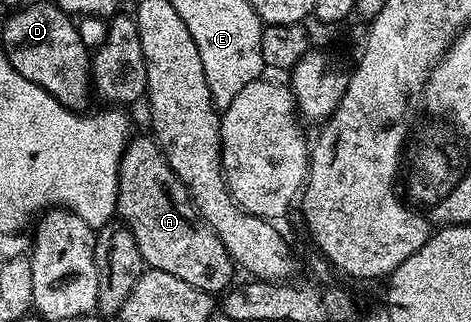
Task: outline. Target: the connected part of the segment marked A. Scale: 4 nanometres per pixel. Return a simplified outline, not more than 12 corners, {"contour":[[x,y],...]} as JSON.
{"contour":[[150,134],[119,166],[144,264],[223,293],[237,264]]}

